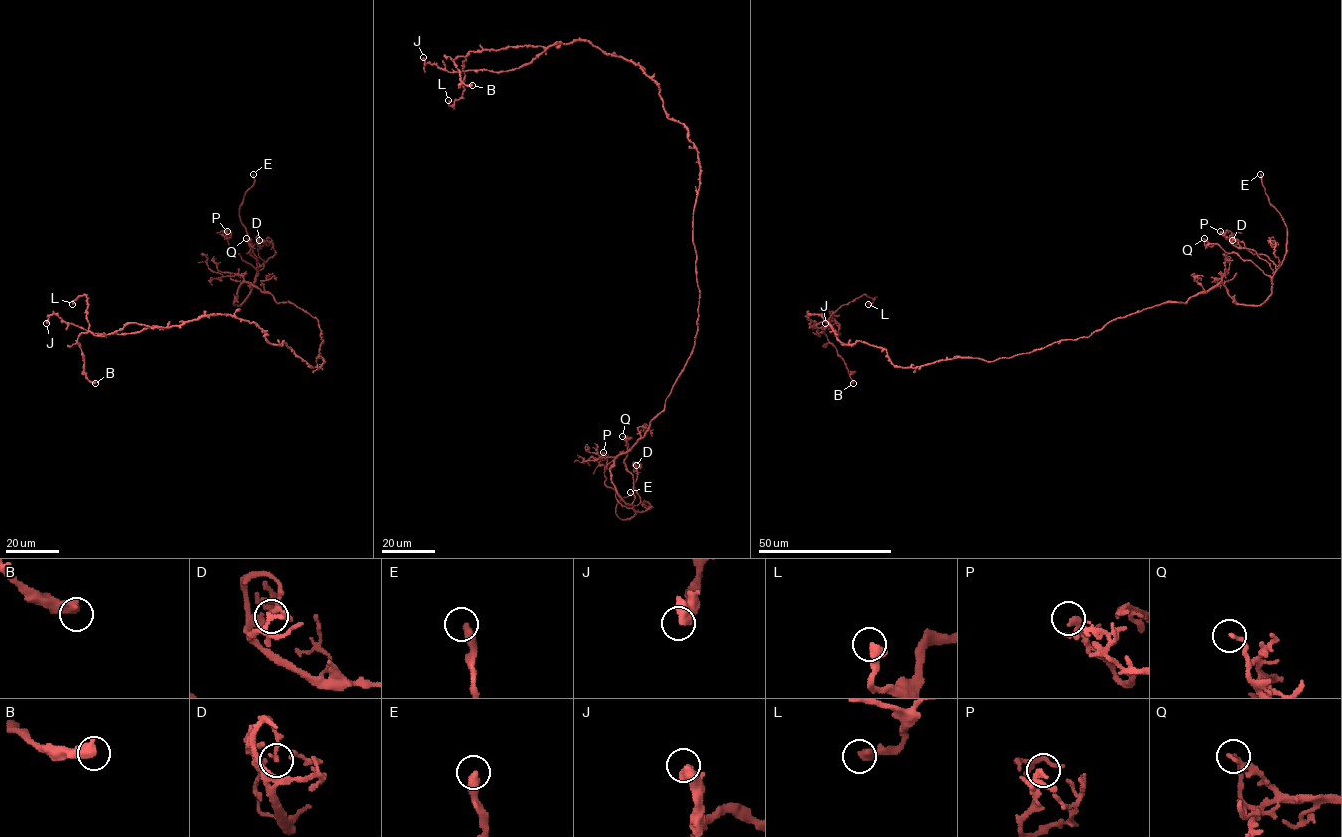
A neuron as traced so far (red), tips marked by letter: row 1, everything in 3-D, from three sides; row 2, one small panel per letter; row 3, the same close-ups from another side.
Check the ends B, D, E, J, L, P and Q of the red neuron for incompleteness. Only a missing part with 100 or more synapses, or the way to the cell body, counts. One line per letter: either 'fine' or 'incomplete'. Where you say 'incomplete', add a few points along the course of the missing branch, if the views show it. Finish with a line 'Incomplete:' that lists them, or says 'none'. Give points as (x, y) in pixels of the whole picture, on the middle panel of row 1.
B: fine
D: fine
E: incomplete
J: fine
L: fine
P: fine
Q: fine
Incomplete: E

